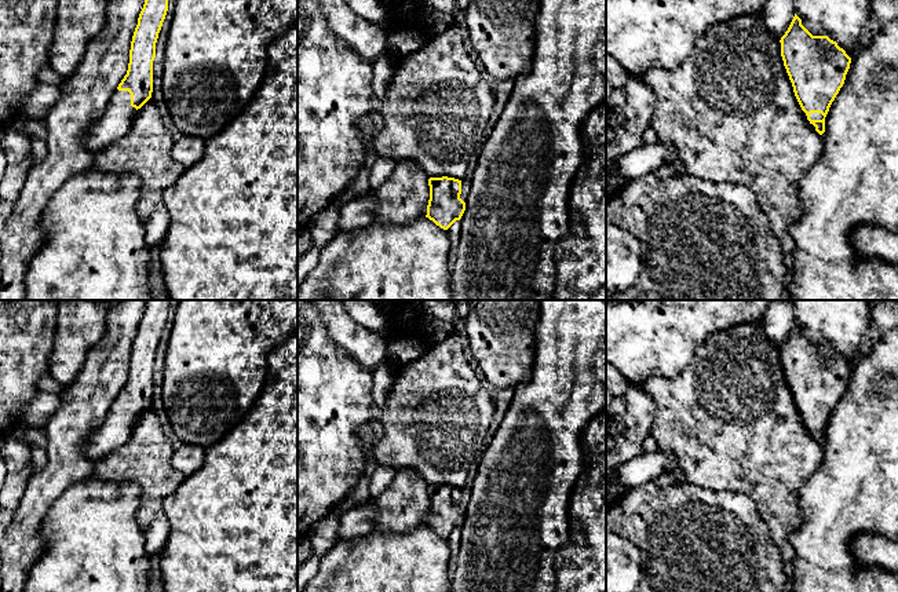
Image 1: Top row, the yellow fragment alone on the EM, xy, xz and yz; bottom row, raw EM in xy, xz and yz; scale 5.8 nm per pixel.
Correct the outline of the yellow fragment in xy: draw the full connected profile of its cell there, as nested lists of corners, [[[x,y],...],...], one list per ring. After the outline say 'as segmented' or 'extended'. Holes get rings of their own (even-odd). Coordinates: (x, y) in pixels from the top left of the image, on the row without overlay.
[[[146,300],[131,350],[127,383],[85,446],[85,453],[94,463],[106,460],[114,449],[128,442],[136,419],[152,406],[156,351],[168,319],[169,304],[171,300]]]; extended

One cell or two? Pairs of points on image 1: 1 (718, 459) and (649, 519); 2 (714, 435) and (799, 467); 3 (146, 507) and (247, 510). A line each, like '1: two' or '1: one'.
1: two
2: one
3: two

